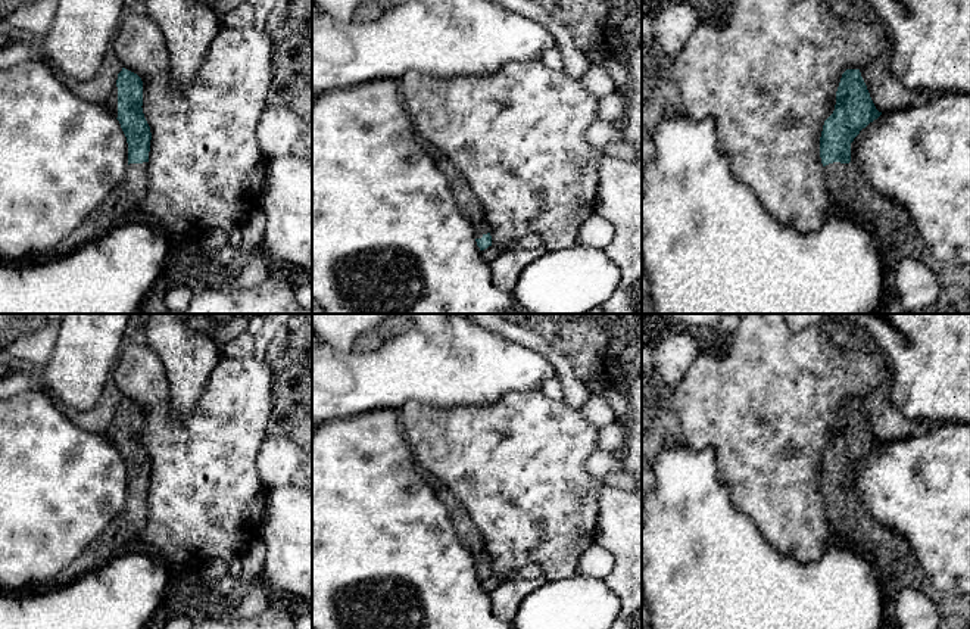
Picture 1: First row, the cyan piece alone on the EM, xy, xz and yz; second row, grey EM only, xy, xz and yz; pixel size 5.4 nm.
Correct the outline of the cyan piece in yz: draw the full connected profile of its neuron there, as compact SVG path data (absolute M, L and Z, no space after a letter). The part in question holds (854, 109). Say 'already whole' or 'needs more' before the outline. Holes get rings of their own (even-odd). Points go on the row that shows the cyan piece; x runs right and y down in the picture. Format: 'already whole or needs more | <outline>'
needs more | M846 69L836 91L835 110L824 121L820 137L824 180L835 208L842 206L851 221L864 227L877 249L883 273L879 314L970 314L970 265L938 261L908 211L874 190L849 165L851 143L880 115L860 69ZM904 258L921 261L938 278L939 296L921 311L908 311L901 303L895 275Z

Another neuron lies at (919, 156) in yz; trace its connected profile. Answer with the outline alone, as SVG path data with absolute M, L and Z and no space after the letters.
M945 91L904 109L882 112L851 143L849 165L874 190L908 211L920 236L938 261L970 265L970 93Z

